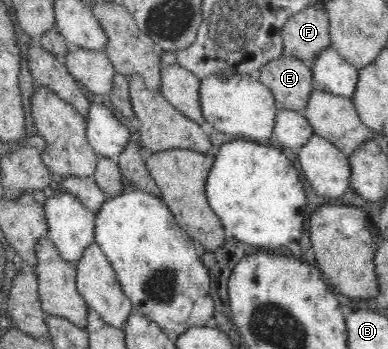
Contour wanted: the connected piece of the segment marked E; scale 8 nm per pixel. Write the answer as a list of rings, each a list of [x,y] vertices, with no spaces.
[[[283,54],[279,59],[263,64],[263,68],[260,68],[260,80],[269,88],[279,108],[302,113],[305,106],[307,106],[311,90],[315,89],[312,83],[311,64],[306,64],[301,58],[287,54]]]

